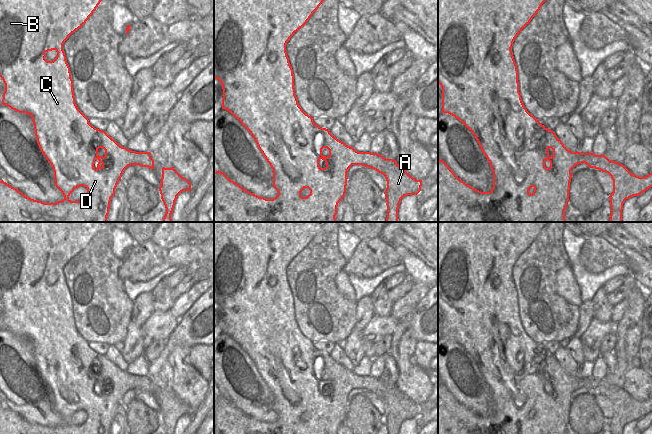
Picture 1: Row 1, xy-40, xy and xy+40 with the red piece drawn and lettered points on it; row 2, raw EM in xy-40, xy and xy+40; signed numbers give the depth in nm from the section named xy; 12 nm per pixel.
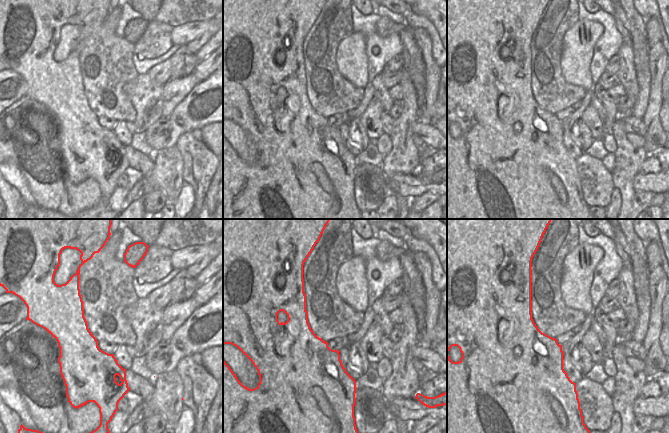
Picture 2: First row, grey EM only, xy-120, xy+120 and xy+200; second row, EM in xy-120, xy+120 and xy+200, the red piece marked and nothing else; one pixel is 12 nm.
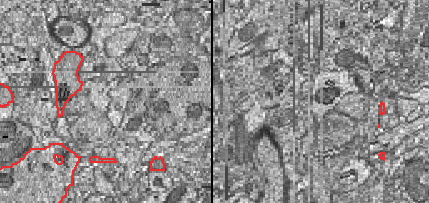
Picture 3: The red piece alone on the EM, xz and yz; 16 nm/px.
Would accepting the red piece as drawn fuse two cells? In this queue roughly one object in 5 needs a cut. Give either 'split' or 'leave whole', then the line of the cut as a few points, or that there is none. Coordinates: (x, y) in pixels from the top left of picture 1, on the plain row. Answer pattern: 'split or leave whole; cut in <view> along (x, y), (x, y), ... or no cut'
leave whole; no cut

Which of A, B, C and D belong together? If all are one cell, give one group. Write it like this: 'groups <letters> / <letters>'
groups A B C D

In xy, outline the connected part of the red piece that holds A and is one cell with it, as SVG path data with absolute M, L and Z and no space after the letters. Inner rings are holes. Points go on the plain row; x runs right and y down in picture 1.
M214 222L214 302L218 303L222 308L222 333L229 335L250 356L259 374L273 393L273 410L278 416L277 420L273 423L259 421L242 412L218 394L214 396L214 434L337 434L338 427L345 420L348 403L347 396L352 389L369 391L385 400L387 412L384 418L387 426L387 434L398 434L401 423L404 420L417 419L421 415L422 404L416 404L410 400L397 388L396 384L386 383L377 377L356 375L352 370L350 371L334 361L330 357L330 354L315 348L313 342L306 338L299 330L295 319L293 293L287 280L286 268L294 257L307 247L324 224L325 222ZM304 412L310 414L310 418L307 421L301 420Z

